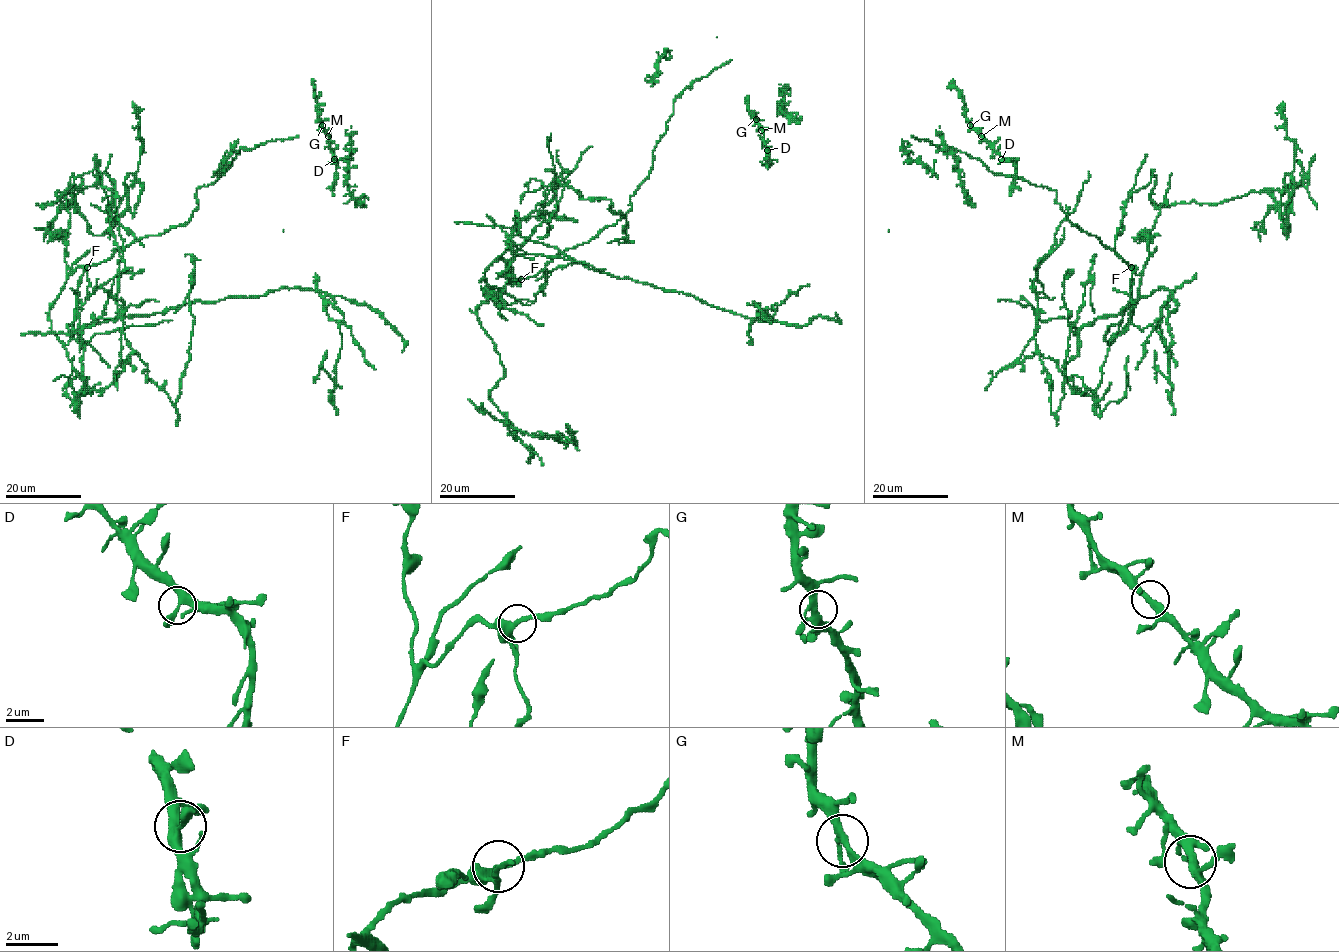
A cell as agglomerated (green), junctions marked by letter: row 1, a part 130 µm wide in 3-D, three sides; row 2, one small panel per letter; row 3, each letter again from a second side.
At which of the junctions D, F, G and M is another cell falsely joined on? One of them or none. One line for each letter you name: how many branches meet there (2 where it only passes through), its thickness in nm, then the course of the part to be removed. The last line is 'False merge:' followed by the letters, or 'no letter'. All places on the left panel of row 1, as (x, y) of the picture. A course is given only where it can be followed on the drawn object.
F: 3 branches meet; 300 nm thick; foreign part runs (87, 267), (68, 276), (49, 318), (84, 380), (77, 395), (86, 325), (306, 289), (339, 325), (336, 415)
False merge: F

